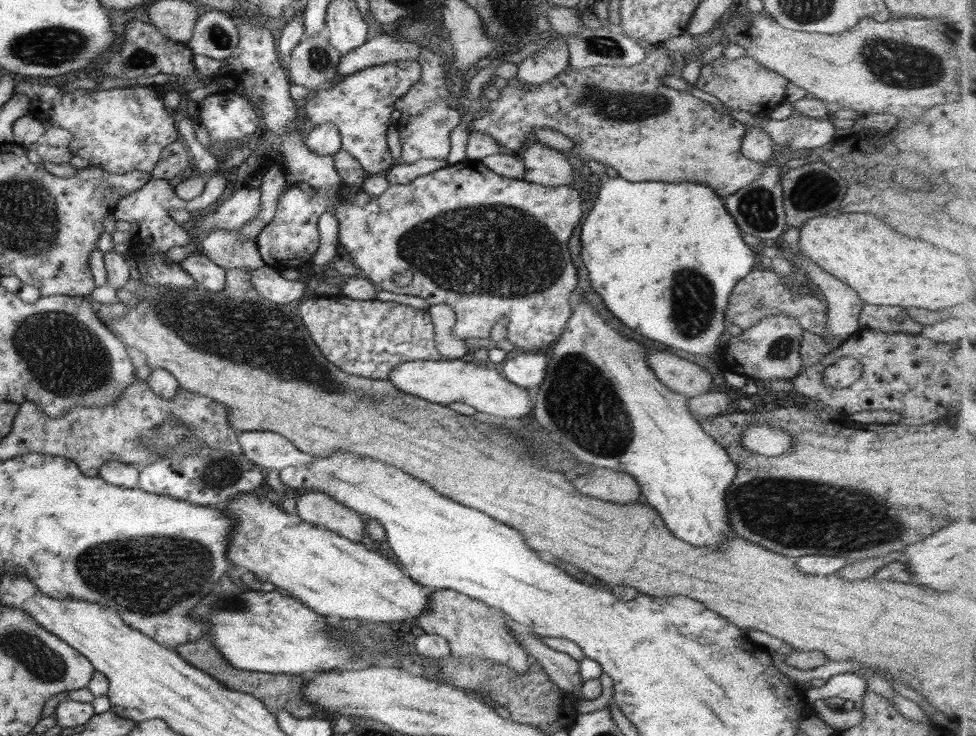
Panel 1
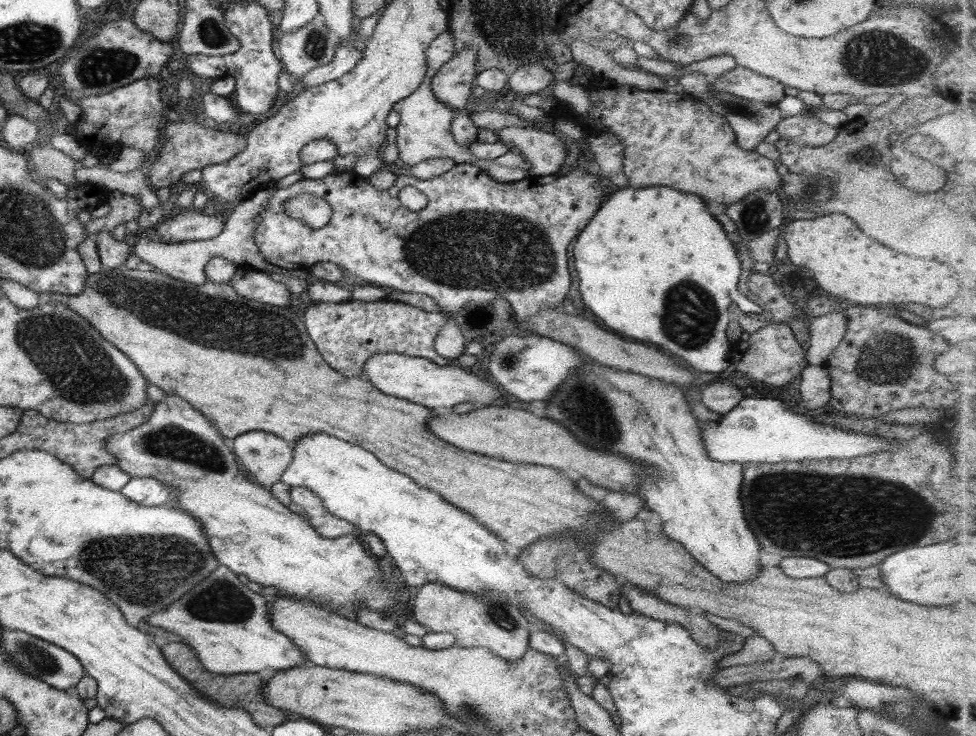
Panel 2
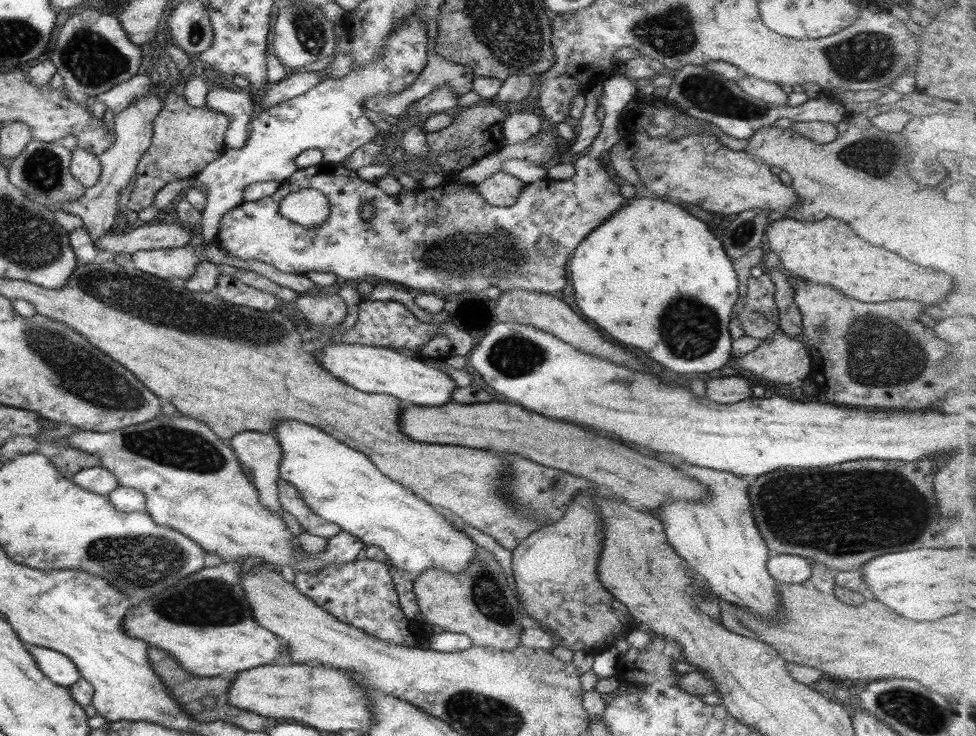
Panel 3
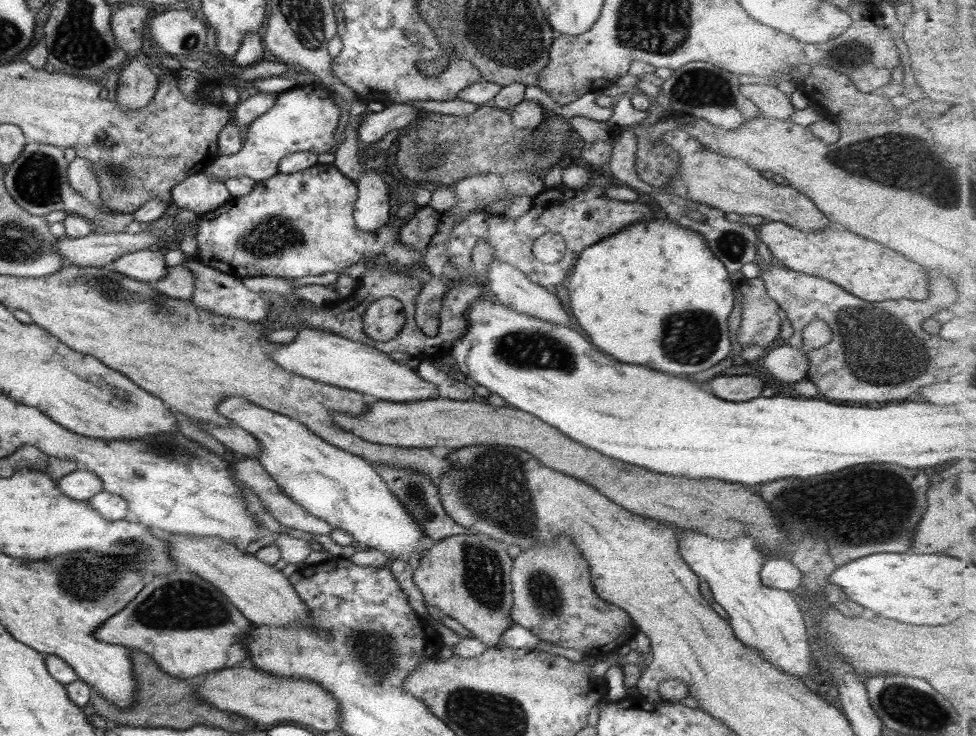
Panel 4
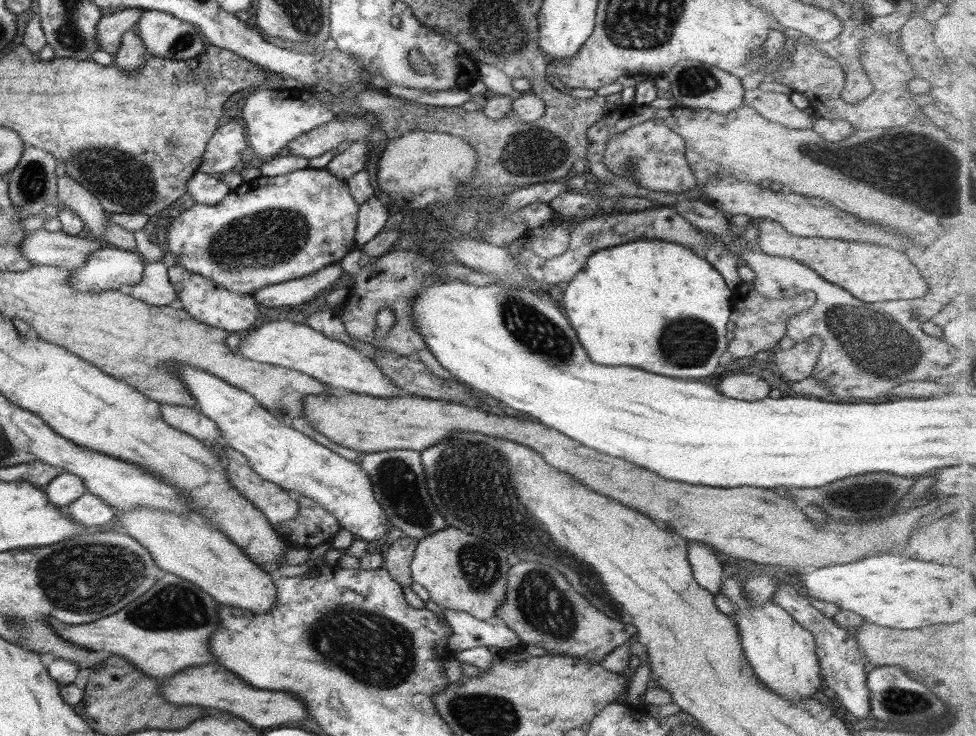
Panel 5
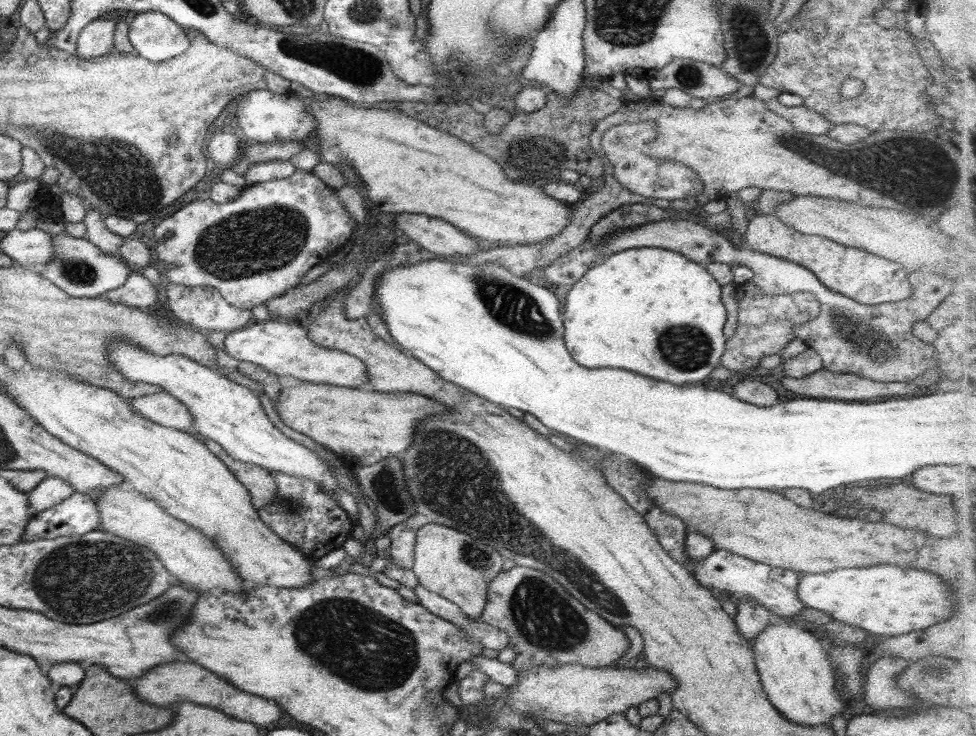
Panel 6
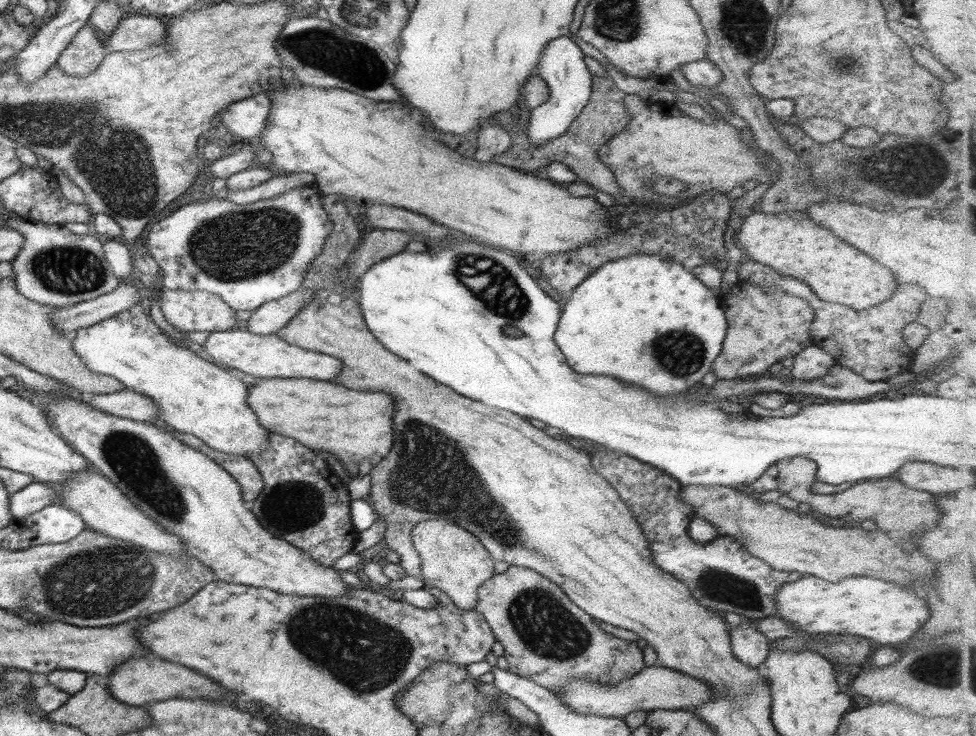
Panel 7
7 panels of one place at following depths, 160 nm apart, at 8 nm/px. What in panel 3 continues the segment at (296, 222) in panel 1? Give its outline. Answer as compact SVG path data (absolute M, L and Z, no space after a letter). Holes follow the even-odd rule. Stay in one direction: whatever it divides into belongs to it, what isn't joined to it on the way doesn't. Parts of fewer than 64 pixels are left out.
M588 154L584 155L575 162L575 173L572 178L569 178L568 180L554 180L547 176L542 180L526 184L522 189L516 204L504 207L492 206L483 200L479 195L479 192L475 190L476 184L469 184L469 182L464 182L463 180L455 180L451 178L451 176L449 176L445 183L435 186L434 188L420 187L416 189L417 191L412 191L412 193L402 188L398 194L390 196L371 182L362 180L357 175L356 171L348 169L344 164L322 162L318 163L316 166L309 166L305 169L296 169L284 182L279 184L276 192L272 195L260 198L256 201L244 201L242 204L239 204L232 210L226 212L226 214L223 214L223 217L219 222L215 240L217 240L218 246L220 246L222 251L226 251L226 253L230 253L234 255L234 257L241 258L242 260L261 260L262 262L271 264L274 268L277 268L280 272L284 273L305 274L307 272L312 272L313 270L316 272L333 272L341 280L367 279L370 281L385 281L396 284L397 286L411 288L417 293L423 291L436 291L440 294L456 294L464 291L485 291L489 286L495 286L502 292L512 289L524 289L552 295L554 292L562 290L562 288L566 286L566 282L568 282L568 280L566 280L566 262L568 262L568 256L572 255L574 250L578 249L578 245L582 243L582 240L584 240L588 234L597 226L600 226L607 218L610 218L610 216L619 208L624 206L626 199L621 195L619 190L620 186L610 180L610 177L604 170L604 166L605 164L602 159L592 158ZM304 186L320 190L320 192L328 198L330 204L330 216L326 218L324 224L315 226L314 228L304 228L301 224L282 216L277 208L282 198L287 194L290 194L290 192L298 192ZM360 205L372 205L374 207L375 213L370 220L362 220L360 218ZM542 237L550 237L552 242L556 244L556 253L554 253L554 256L548 258L538 251L538 239L541 239Z

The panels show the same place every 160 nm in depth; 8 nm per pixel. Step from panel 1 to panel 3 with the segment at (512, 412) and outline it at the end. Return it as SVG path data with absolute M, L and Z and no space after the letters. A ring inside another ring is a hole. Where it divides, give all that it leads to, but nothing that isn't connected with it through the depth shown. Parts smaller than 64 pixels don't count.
M330 343L314 355L322 368L344 384L366 393L389 394L408 405L445 405L452 401L452 392L458 387L454 379L441 369L434 369L416 356L406 356L388 347Z

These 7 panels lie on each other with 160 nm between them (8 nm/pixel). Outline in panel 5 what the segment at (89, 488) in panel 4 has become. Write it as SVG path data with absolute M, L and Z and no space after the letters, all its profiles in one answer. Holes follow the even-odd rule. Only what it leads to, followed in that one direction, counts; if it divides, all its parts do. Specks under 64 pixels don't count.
M64 472L46 485L44 491L52 505L62 508L86 494L87 489L80 477Z

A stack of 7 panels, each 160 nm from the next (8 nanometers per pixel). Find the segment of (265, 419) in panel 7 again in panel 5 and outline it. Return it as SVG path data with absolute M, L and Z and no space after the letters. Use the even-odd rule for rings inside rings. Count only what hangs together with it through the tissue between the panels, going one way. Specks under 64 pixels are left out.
M333 388L328 393L317 394L317 395L315 394L306 395L303 398L303 416L305 416L306 420L310 421L310 424L312 425L312 428L314 428L314 430L317 430L318 432L320 432L320 434L324 434L326 438L330 439L330 441L342 447L352 448L352 450L356 452L362 452L362 453L380 453L380 452L385 452L390 450L424 450L426 446L432 446L434 442L440 442L440 440L442 440L444 436L448 436L448 434L452 434L454 430L474 430L474 432L482 432L482 434L490 434L490 436L496 436L496 438L510 438L510 440L514 440L514 442L522 442L524 446L530 446L530 448L534 448L534 450L538 450L538 452L540 452L540 454L544 456L544 460L546 460L546 464L552 466L552 468L556 468L556 470L560 470L560 472L569 474L569 476L572 476L572 478L578 480L578 482L582 484L585 484L587 487L590 487L592 490L595 490L597 493L600 493L601 495L609 496L610 498L613 498L613 500L617 500L618 502L620 502L620 504L624 504L626 508L632 508L632 510L636 510L636 512L654 519L661 525L666 524L666 526L672 528L672 530L678 533L682 538L685 538L687 540L696 540L699 541L700 543L709 544L709 546L712 546L713 550L719 553L722 557L726 556L728 558L732 558L732 556L734 556L737 560L754 561L755 563L760 563L763 566L779 567L782 569L788 566L798 570L801 570L804 567L813 567L817 569L817 568L822 568L824 566L848 564L849 562L854 562L855 560L860 560L861 558L868 557L870 555L890 553L892 548L894 548L895 546L904 546L909 541L909 538L913 535L913 532L917 528L922 528L926 524L930 524L932 521L936 521L936 519L939 518L939 515L943 512L944 503L945 503L944 500L938 498L940 502L936 502L934 506L932 506L932 504L924 504L924 506L920 506L920 508L913 508L912 510L907 510L906 512L899 512L898 514L894 514L894 516L892 517L881 518L878 519L877 521L866 521L861 523L844 523L844 522L836 522L836 520L830 520L830 522L826 523L826 526L816 526L816 524L812 526L812 522L810 522L810 520L808 520L808 518L806 518L806 516L802 514L802 510L800 510L800 508L796 506L796 502L794 502L794 500L790 500L790 498L784 498L784 500L782 500L782 498L780 498L778 494L774 494L772 490L762 490L762 488L756 488L751 486L735 486L734 488L718 488L716 486L691 485L686 482L666 480L666 478L658 477L658 474L655 474L650 470L645 470L644 468L641 468L641 466L632 464L630 462L627 462L626 460L622 460L622 458L614 458L612 456L603 454L602 452L598 452L598 450L592 450L590 447L583 446L582 444L580 444L580 442L574 441L573 438L567 437L565 434L558 432L558 430L548 428L547 426L544 426L544 424L542 423L536 424L536 422L530 422L530 420L518 420L518 418L504 418L504 416L494 416L494 414L488 414L488 412L480 412L480 410L472 410L472 408L466 408L466 406L464 405L460 406L460 404L456 402L441 401L433 398L418 397L410 394L404 394L404 395L388 397L388 398L373 397L372 395L369 394L360 394L352 391L346 392L343 390L337 392L337 390Z

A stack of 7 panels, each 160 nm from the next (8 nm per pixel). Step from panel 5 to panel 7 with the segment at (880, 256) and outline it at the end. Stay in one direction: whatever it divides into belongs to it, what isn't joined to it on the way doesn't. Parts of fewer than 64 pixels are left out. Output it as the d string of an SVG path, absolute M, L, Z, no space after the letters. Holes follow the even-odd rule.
M755 209L747 212L735 241L740 248L742 246L746 259L765 264L784 276L803 280L824 302L843 304L857 311L866 310L888 300L898 286L894 274L886 266L846 244L799 210L765 213Z

